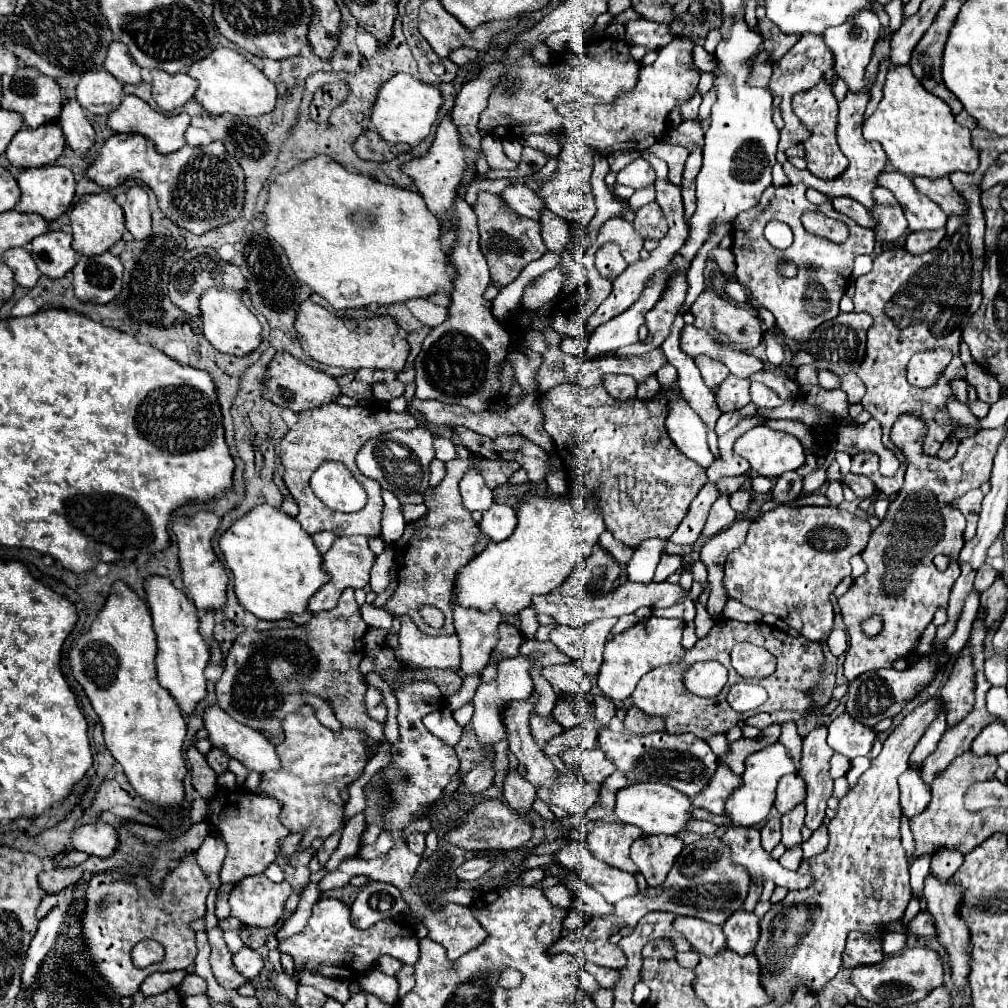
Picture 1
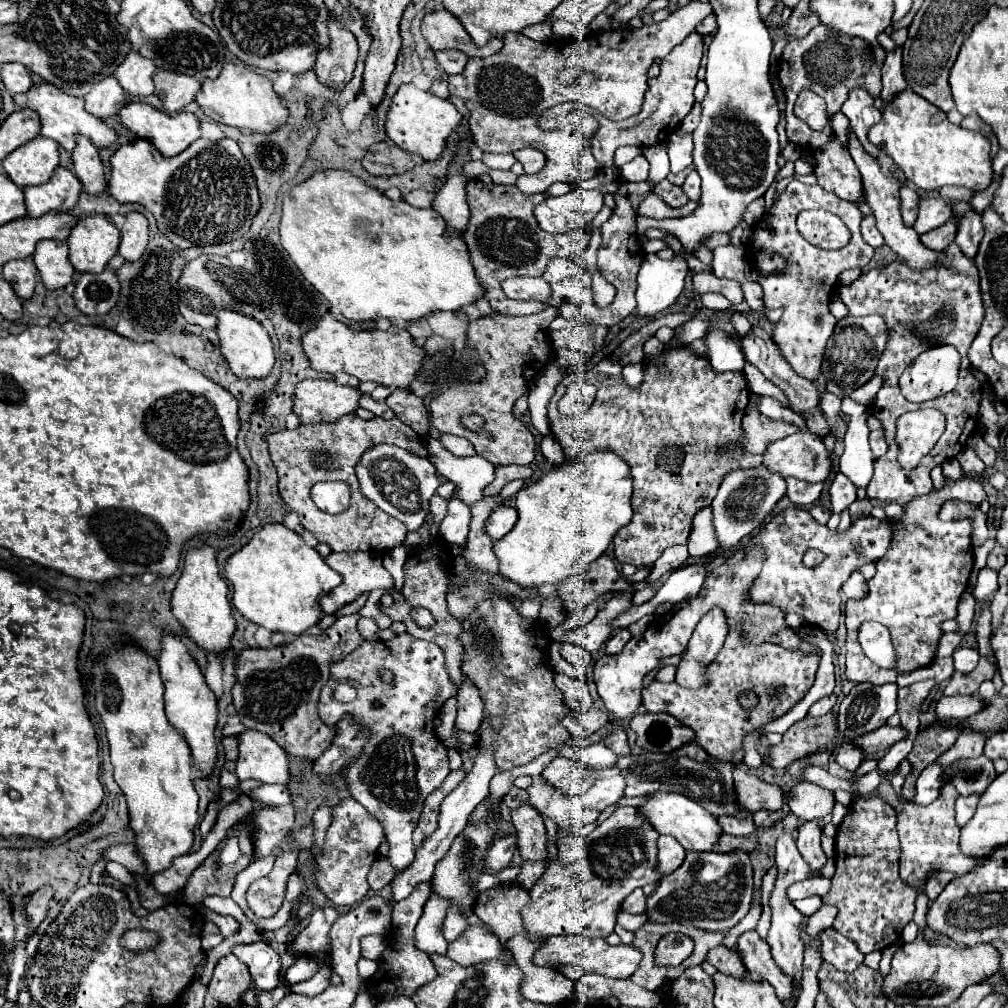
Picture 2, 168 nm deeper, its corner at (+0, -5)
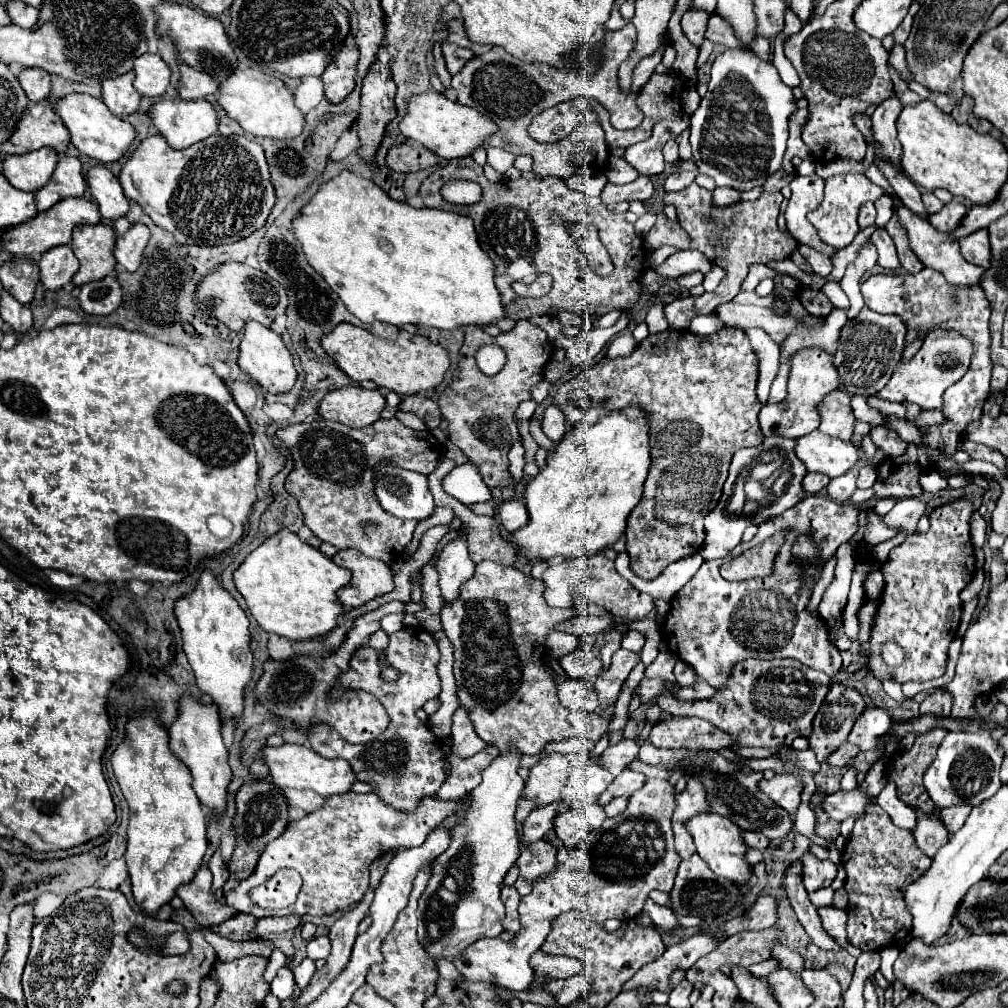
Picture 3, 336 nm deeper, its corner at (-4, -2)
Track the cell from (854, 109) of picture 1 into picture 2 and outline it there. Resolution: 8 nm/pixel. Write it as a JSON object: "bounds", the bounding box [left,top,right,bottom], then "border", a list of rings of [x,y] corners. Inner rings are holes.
{"bounds":[847,128,937,268],"border":[[[849,128],[849,138],[847,138],[847,148],[849,148],[849,154],[851,158],[855,160],[855,166],[859,168],[861,172],[861,178],[863,178],[863,196],[865,196],[865,202],[869,204],[869,208],[873,210],[873,216],[875,216],[875,222],[877,222],[877,228],[879,232],[883,234],[885,238],[885,244],[897,252],[909,266],[913,268],[927,268],[935,262],[937,258],[937,252],[925,248],[919,240],[919,234],[913,230],[913,228],[905,228],[903,220],[901,220],[901,214],[897,210],[897,190],[901,188],[899,182],[897,182],[897,176],[887,176],[881,172],[881,166],[877,162],[877,158],[873,158],[857,140],[857,136],[853,134],[853,130]]]}

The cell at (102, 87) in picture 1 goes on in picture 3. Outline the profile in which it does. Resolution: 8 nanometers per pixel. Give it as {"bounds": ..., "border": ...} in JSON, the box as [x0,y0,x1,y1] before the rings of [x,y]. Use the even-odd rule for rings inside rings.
{"bounds":[103,71,141,117],"border":[[[129,71],[121,77],[103,81],[103,101],[109,107],[109,111],[117,117],[127,117],[139,109],[141,95],[133,87],[135,73]]]}

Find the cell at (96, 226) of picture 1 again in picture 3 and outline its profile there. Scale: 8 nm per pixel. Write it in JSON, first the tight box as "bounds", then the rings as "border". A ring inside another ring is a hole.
{"bounds":[71,225,115,287],"border":[[[81,225],[73,229],[73,241],[71,251],[79,259],[81,267],[73,277],[73,283],[77,287],[99,281],[115,271],[113,261],[113,241],[115,231],[109,225]]]}

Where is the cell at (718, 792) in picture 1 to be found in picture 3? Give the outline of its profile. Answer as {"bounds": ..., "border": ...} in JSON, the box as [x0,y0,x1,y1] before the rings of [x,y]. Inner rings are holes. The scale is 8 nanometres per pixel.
{"bounds":[759,775,803,813],"border":[[[775,775],[771,781],[763,779],[759,789],[765,791],[773,801],[777,801],[777,805],[781,805],[785,811],[795,813],[801,803],[803,781],[793,775]]]}

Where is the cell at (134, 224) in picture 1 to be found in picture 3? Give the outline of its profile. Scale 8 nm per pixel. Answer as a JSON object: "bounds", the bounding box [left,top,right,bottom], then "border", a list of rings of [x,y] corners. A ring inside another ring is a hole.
{"bounds":[113,223,149,273],"border":[[[139,223],[133,225],[115,241],[113,255],[117,263],[121,263],[129,273],[133,273],[141,265],[141,255],[147,241],[149,241],[149,229]]]}

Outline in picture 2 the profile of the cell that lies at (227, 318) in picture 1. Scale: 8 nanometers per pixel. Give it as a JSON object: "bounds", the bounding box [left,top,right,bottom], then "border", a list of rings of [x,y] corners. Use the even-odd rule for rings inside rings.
{"bounds":[215,310,275,378],"border":[[[221,310],[217,314],[217,328],[215,330],[219,336],[221,354],[225,356],[233,374],[237,374],[239,378],[263,378],[271,372],[273,362],[275,362],[273,344],[269,340],[269,334],[265,332],[265,328],[257,320],[241,314],[241,312],[235,312],[235,310]]]}

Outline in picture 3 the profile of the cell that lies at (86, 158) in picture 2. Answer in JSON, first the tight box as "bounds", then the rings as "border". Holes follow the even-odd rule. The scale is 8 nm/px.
{"bounds":[89,165,129,221],"border":[[[95,165],[89,169],[89,189],[99,205],[99,211],[105,219],[115,221],[119,217],[125,217],[129,211],[129,201],[123,195],[123,187],[119,179],[103,165]]]}

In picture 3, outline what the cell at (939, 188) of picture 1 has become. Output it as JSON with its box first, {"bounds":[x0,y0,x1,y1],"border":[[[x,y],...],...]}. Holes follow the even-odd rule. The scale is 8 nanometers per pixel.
{"bounds":[959,229,991,269],"border":[[[979,229],[973,235],[967,235],[967,237],[959,239],[959,243],[961,243],[961,253],[963,253],[963,257],[969,263],[979,265],[983,269],[989,269],[991,245],[989,245],[989,233],[987,233],[987,229]]]}

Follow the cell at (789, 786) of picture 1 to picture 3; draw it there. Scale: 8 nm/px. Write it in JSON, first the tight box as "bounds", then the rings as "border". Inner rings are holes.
{"bounds":[823,789,873,821],"border":[[[853,789],[853,791],[837,791],[833,795],[823,797],[823,809],[829,813],[831,819],[835,821],[845,821],[847,817],[855,817],[859,819],[861,815],[865,815],[865,807],[873,803],[873,797],[867,795],[861,789]]]}

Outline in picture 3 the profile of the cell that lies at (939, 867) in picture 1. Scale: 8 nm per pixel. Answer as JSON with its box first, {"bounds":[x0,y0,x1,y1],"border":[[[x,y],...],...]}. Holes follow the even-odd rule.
{"bounds":[843,805,931,951],"border":[[[869,805],[865,817],[855,821],[853,835],[843,849],[843,867],[847,871],[845,889],[849,895],[849,942],[862,951],[881,951],[883,947],[903,943],[911,929],[911,917],[905,901],[901,901],[901,893],[929,865],[931,859],[915,845],[913,831],[893,825],[879,805]]]}

